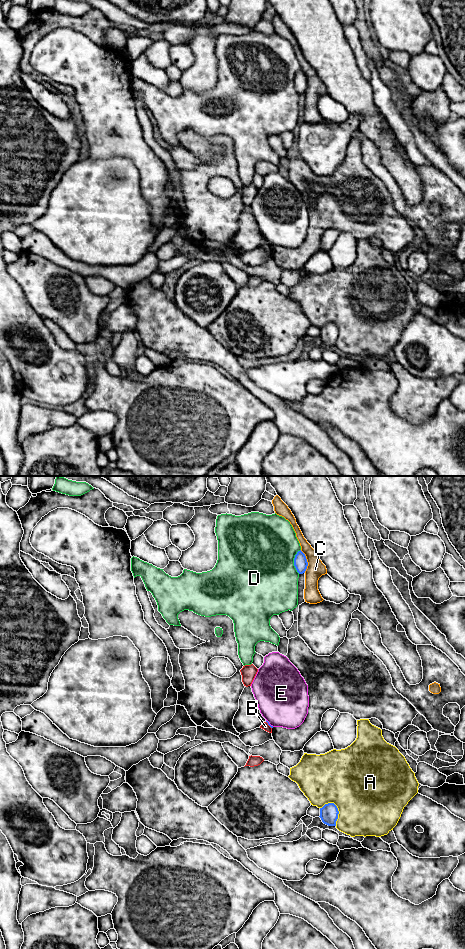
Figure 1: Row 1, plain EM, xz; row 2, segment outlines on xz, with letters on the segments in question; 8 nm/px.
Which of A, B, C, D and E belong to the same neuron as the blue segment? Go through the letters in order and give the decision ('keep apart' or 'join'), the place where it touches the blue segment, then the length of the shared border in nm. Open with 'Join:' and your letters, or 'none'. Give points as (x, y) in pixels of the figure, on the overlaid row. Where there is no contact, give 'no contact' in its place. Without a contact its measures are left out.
Join: none
A: keep apart | xz (337, 810) | 200 nm
B: keep apart | xz (268, 724) | 80 nm
C: keep apart | xz (306, 561) | 190 nm
D: keep apart | xz (294, 561) | 200 nm
E: keep apart | xz (269, 724) | 80 nm

